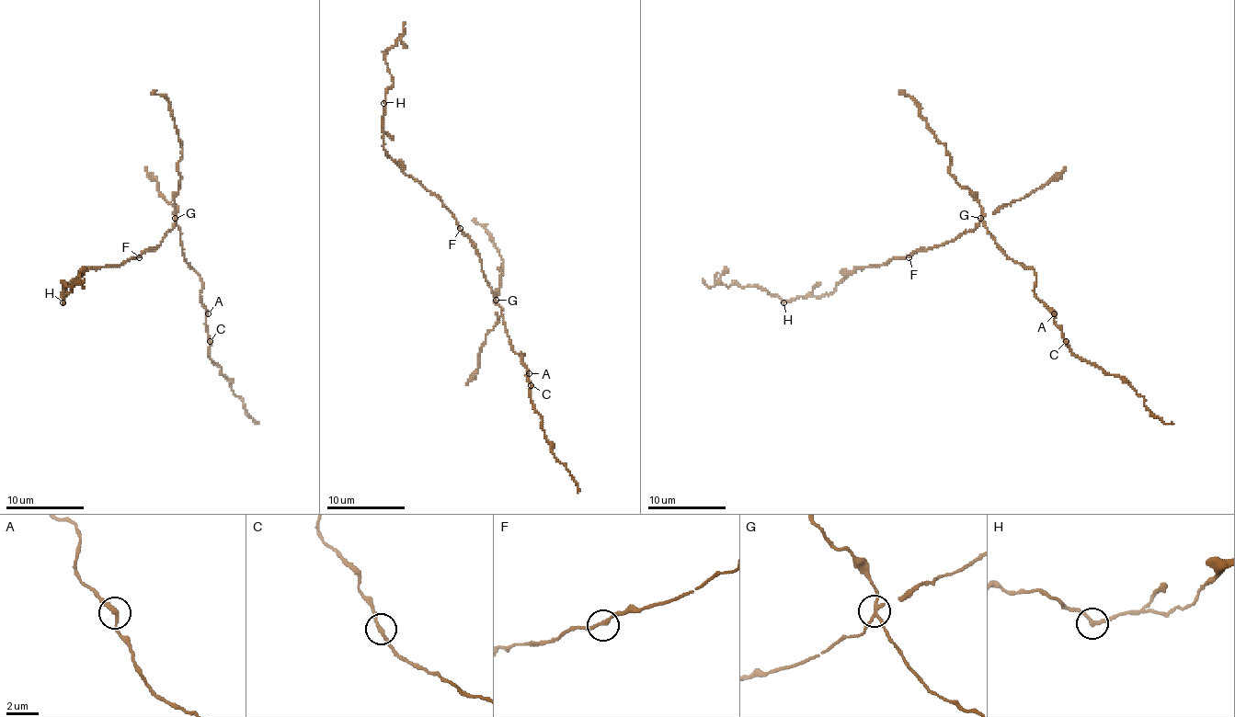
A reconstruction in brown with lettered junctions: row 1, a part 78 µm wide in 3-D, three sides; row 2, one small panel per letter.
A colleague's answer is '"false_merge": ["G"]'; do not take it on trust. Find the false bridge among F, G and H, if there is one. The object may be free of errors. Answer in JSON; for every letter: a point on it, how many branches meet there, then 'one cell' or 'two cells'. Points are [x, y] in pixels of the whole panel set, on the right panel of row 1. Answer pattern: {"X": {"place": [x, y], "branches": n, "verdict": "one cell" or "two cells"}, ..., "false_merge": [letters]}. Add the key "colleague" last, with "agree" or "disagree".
{"F": {"place": [909, 257], "branches": 2, "verdict": "one cell"}, "G": {"place": [980, 218], "branches": 3, "verdict": "two cells"}, "H": {"place": [783, 302], "branches": 2, "verdict": "one cell"}, "false_merge": ["G"], "colleague": "agree"}

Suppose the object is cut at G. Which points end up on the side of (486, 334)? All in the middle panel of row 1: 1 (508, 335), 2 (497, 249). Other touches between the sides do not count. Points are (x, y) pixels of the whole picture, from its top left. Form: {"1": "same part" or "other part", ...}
{"1": "other part", "2": "other part"}

